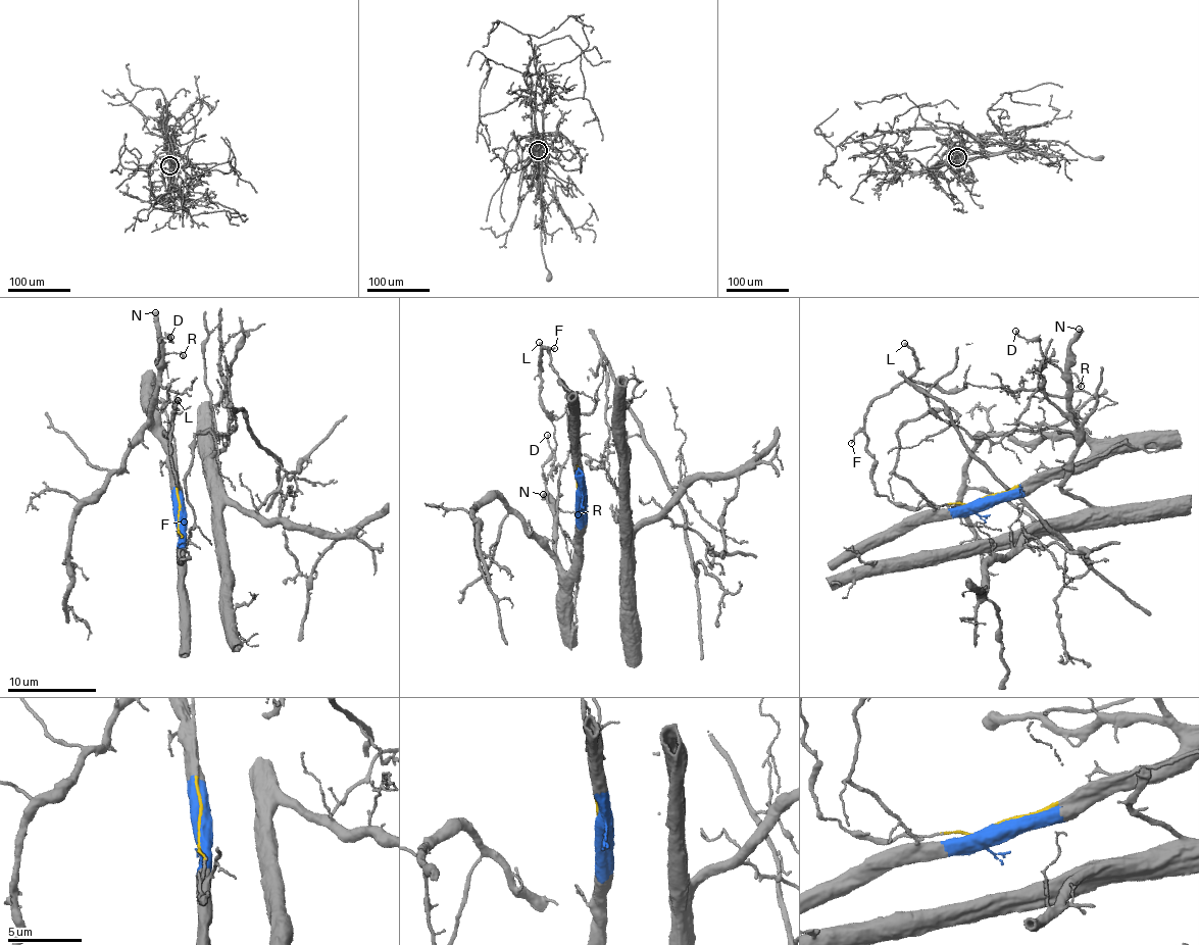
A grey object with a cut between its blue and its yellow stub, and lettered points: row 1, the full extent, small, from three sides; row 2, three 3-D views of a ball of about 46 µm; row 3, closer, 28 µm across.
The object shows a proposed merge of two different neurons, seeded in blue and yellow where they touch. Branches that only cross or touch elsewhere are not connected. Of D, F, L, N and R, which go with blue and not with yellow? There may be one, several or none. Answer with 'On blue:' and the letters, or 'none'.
On blue: D, N, R

